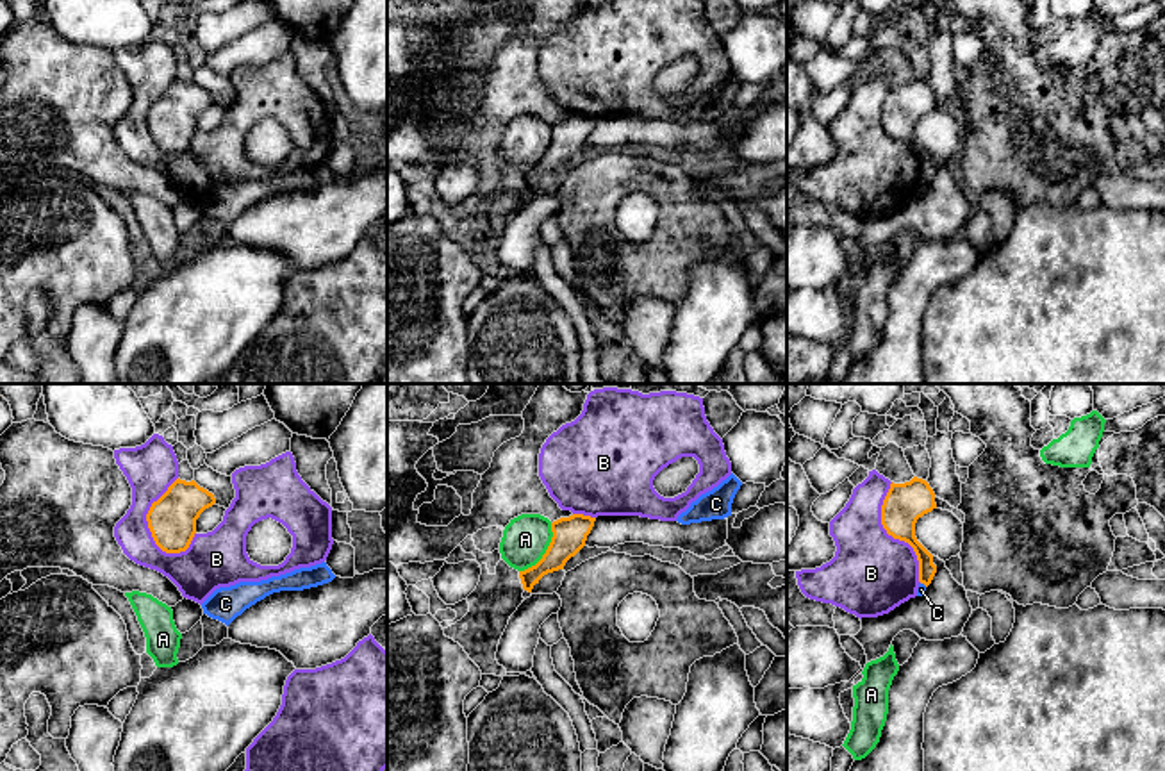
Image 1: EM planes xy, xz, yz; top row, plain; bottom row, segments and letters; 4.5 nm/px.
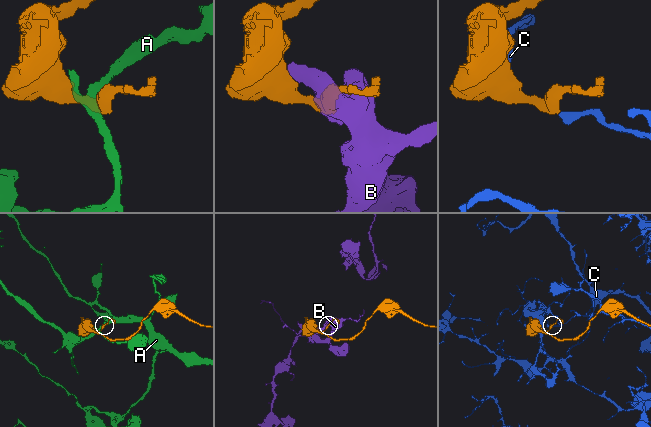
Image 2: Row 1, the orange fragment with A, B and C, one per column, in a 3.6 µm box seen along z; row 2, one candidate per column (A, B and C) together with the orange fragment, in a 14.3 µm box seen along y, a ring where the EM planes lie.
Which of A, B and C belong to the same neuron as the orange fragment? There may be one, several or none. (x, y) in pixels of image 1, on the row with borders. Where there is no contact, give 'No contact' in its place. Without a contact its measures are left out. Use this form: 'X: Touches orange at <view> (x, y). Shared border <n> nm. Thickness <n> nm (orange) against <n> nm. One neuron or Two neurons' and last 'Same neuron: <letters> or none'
A: Touches orange at xz (546, 552). Shared border 260 nm. Thickness 160 nm (orange) against 220 nm. Two neurons
B: Touches orange at xy (147, 516). Shared border 360 nm. Thickness 220 nm (orange) against 220 nm. Two neurons
C: Touches orange at yz (925, 584). Shared border 40 nm. Thickness 80 nm (orange) against 40 nm. Two neurons
Same neuron: none

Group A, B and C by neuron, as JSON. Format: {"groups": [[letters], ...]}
{"groups": [["A"], ["B"], ["C"]]}

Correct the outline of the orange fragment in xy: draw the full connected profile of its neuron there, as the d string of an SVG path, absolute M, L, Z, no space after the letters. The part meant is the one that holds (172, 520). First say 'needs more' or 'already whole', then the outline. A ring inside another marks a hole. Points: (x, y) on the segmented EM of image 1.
already whole; M177 478L168 491L152 503L146 521L155 544L166 553L186 551L196 534L196 519L212 507L216 498L194 480Z

